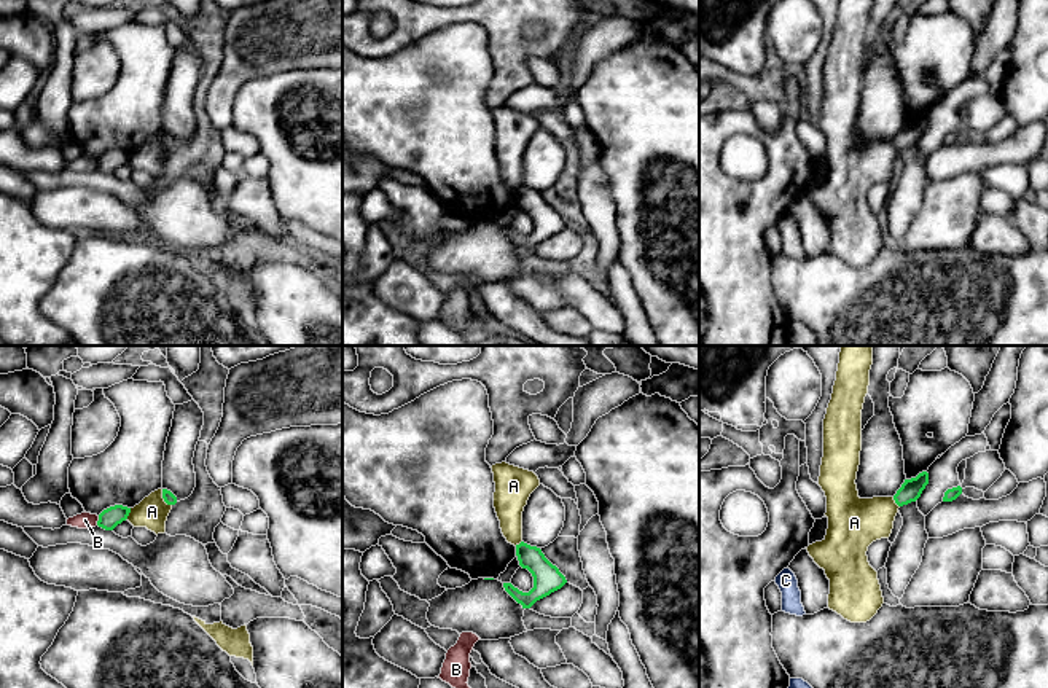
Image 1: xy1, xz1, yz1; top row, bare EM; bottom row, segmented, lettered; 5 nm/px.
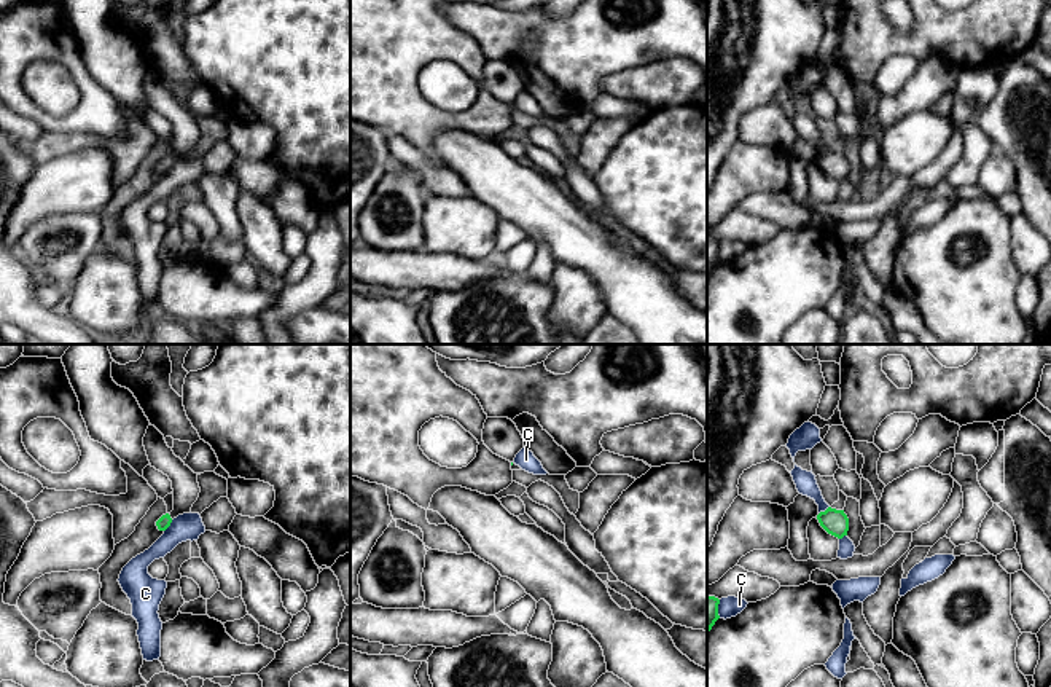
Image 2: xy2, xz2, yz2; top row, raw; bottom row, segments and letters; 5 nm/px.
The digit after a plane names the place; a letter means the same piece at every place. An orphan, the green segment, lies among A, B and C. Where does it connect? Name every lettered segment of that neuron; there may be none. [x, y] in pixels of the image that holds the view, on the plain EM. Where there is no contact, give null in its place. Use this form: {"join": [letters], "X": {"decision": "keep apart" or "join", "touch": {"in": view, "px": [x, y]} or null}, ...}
{"join": [], "A": {"decision": "keep apart", "touch": {"in": "xy1", "px": [163, 140]}}, "B": {"decision": "keep apart", "touch": {"in": "xy1", "px": [97, 164]}}, "C": {"decision": "keep apart", "touch": {"in": "xy2", "px": [169, 168]}}}

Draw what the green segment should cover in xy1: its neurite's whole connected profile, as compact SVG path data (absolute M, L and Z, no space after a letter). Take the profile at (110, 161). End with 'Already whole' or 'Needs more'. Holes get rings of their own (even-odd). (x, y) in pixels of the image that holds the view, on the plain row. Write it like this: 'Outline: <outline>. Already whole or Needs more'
Outline: M123 148L110 150L99 158L97 169L105 174L113 174L118 167L127 162L129 156L131 151L127 150Z. Already whole

